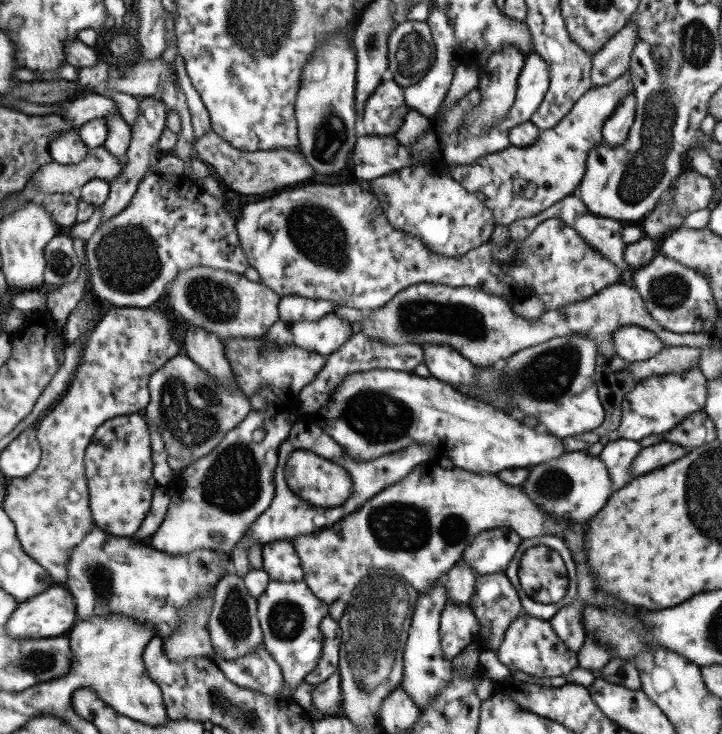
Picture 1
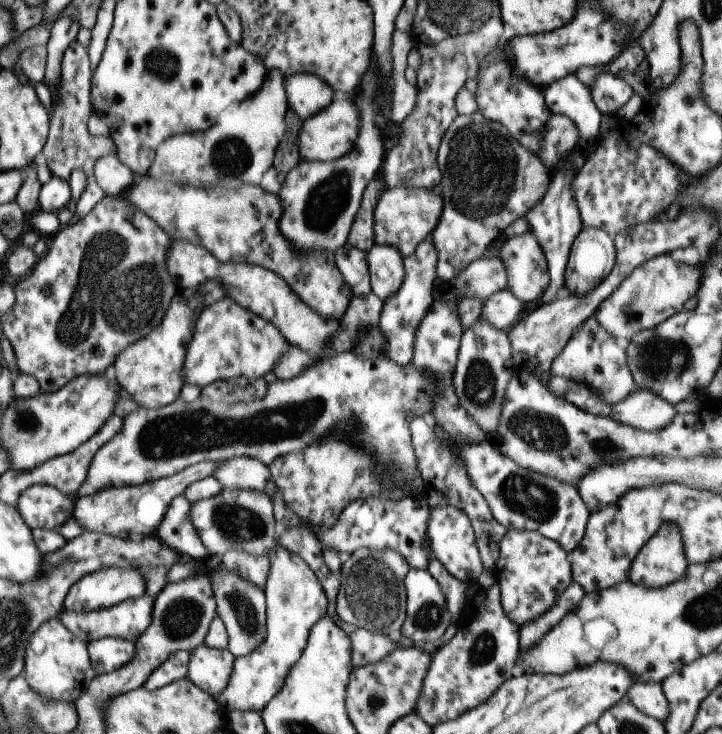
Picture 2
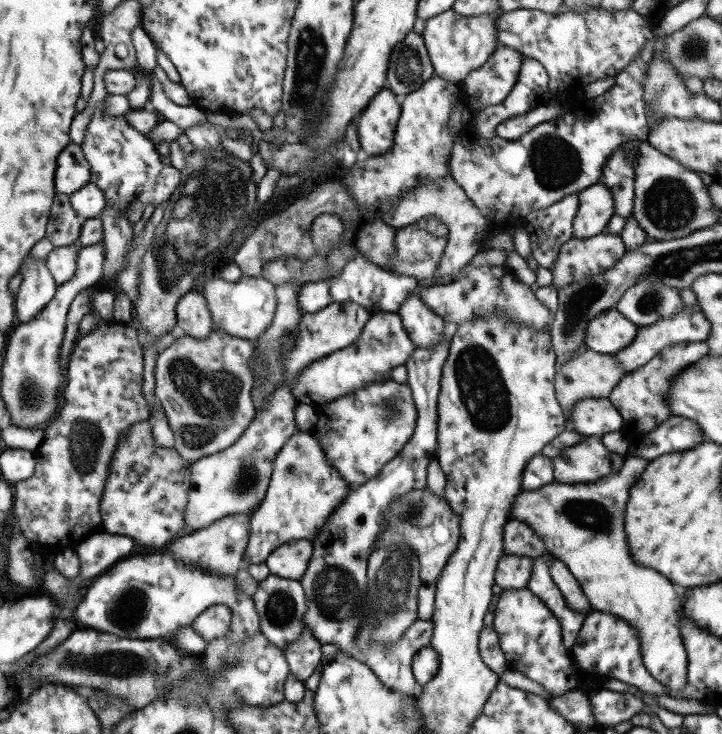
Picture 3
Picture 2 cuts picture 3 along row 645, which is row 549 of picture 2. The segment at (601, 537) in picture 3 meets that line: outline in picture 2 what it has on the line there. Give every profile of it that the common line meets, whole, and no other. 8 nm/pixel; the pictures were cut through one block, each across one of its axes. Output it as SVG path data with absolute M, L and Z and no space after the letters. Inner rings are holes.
M663 524L633 558L633 562L631 562L627 572L628 579L633 584L643 586L643 588L663 588L663 586L673 584L675 580L679 580L685 574L685 569L688 565L686 559L679 528L675 524Z

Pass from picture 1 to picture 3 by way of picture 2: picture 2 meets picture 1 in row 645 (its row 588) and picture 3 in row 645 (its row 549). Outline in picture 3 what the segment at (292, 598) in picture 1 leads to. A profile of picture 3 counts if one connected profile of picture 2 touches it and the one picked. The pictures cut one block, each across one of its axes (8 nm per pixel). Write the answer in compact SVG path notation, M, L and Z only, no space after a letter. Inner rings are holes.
M268 574L257 583L257 589L250 597L257 611L259 631L269 643L281 649L301 635L304 628L305 596L303 596L303 588L298 580Z

